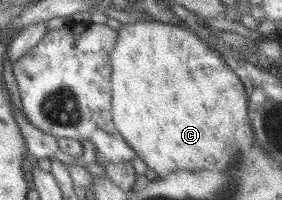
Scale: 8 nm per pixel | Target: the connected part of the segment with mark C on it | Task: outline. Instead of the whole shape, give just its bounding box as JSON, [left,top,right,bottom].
[110,21,252,176]

